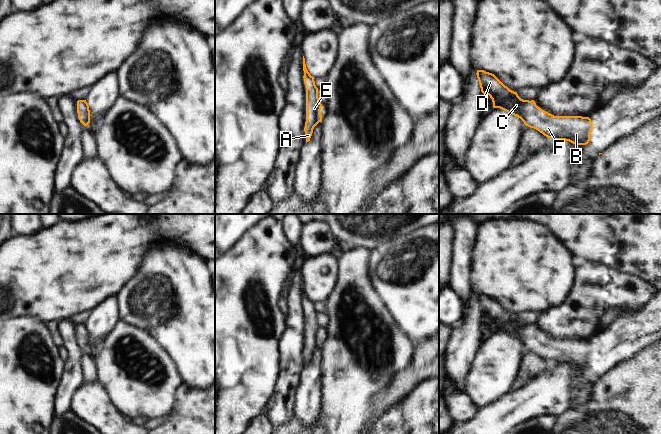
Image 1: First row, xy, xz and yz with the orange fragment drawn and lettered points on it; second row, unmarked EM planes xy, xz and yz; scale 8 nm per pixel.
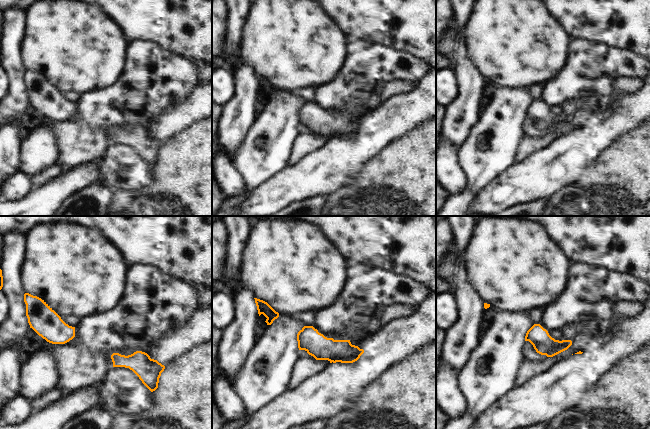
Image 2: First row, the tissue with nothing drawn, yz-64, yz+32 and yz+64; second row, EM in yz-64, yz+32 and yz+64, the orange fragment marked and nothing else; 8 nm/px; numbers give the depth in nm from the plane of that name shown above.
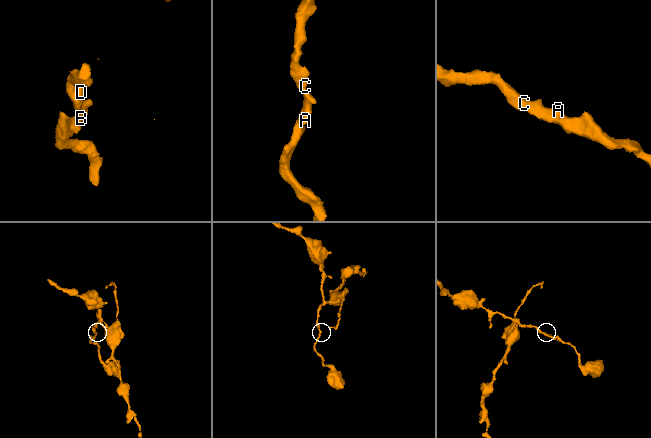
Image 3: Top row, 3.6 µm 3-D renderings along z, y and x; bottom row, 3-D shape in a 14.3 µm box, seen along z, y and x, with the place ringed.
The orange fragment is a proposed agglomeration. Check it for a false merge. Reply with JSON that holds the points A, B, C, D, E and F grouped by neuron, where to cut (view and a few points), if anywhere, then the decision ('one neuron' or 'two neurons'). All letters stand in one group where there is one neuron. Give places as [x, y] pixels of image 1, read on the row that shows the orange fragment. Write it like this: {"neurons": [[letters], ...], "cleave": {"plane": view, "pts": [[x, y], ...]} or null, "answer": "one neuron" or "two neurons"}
{"neurons": [["A", "B", "C", "D", "E", "F"]], "cleave": null, "answer": "one neuron"}

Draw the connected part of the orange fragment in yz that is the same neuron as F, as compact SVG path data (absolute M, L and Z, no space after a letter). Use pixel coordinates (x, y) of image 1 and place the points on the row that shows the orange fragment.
M477 70L476 75L481 92L490 96L493 108L517 116L526 126L538 130L547 138L577 145L589 143L592 130L589 117L554 116L538 107L534 100L521 99L517 92L510 90L494 74Z

